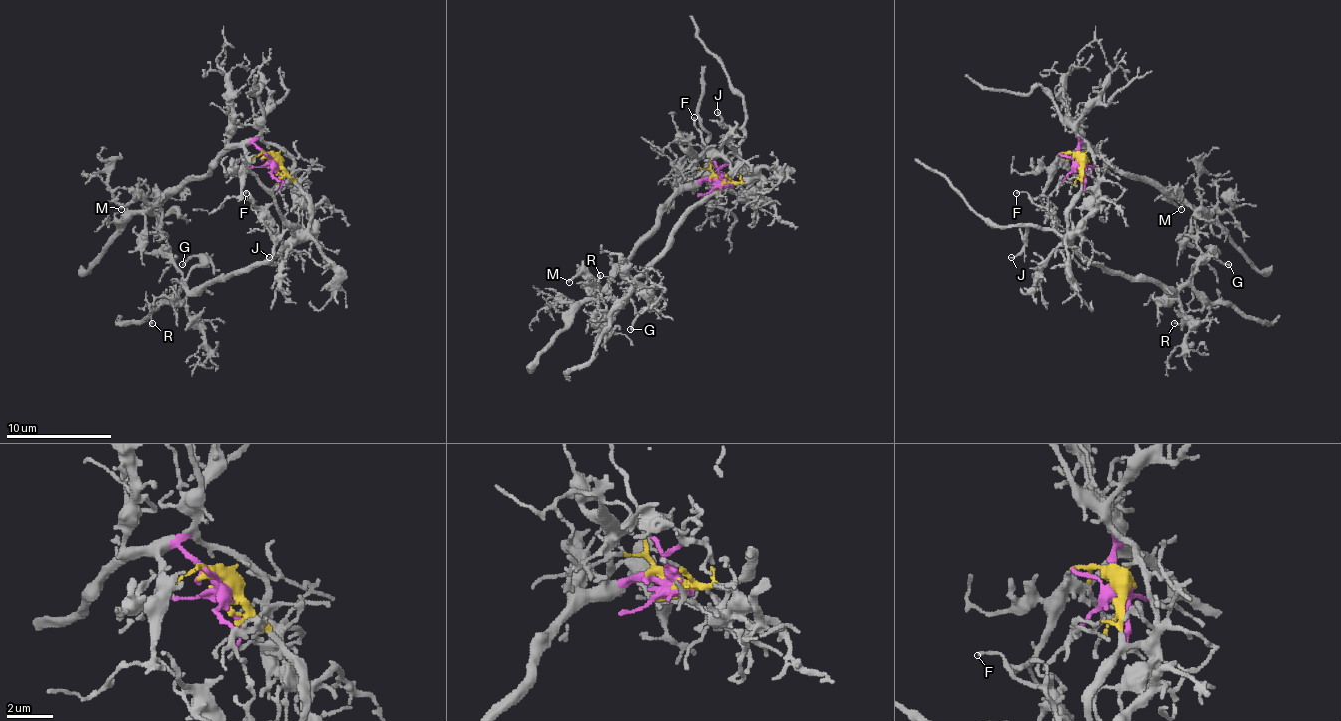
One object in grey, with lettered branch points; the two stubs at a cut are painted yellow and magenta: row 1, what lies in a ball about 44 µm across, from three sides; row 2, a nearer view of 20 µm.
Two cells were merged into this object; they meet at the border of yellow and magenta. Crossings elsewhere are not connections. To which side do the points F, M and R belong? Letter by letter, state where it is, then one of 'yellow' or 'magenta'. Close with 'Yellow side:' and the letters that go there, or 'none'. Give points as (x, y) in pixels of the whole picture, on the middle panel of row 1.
F: (694, 117) | yellow
M: (569, 282) | magenta
R: (600, 275) | yellow
Yellow side: F, R

